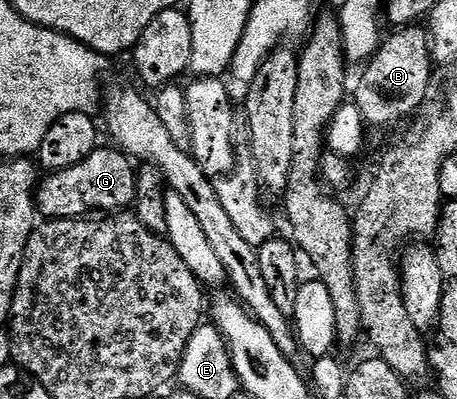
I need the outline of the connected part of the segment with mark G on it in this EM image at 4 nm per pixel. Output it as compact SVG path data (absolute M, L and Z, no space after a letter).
M97 148L90 156L86 156L86 160L82 160L70 168L62 168L61 170L45 173L39 179L35 192L36 209L39 217L44 220L82 218L91 215L93 212L120 212L125 208L131 207L136 200L137 167L134 165L133 159L129 158L123 150L119 148L111 149Z

